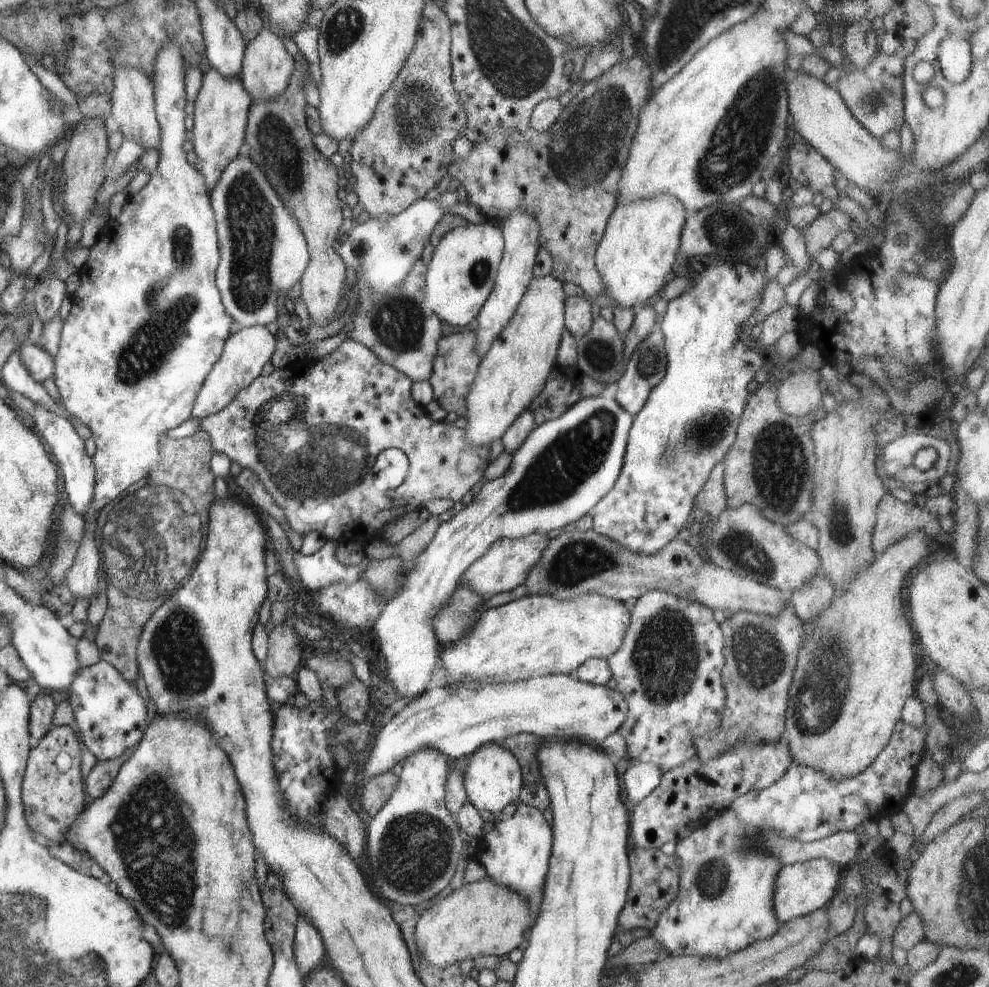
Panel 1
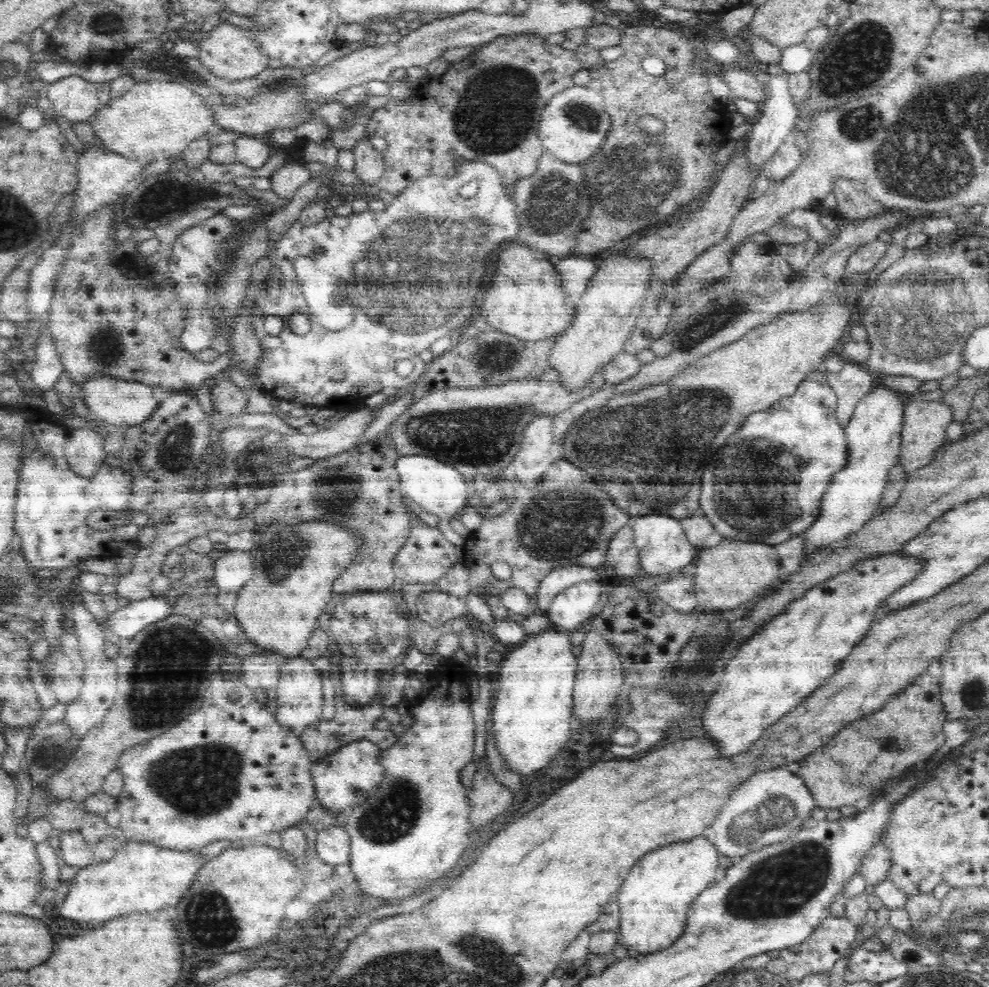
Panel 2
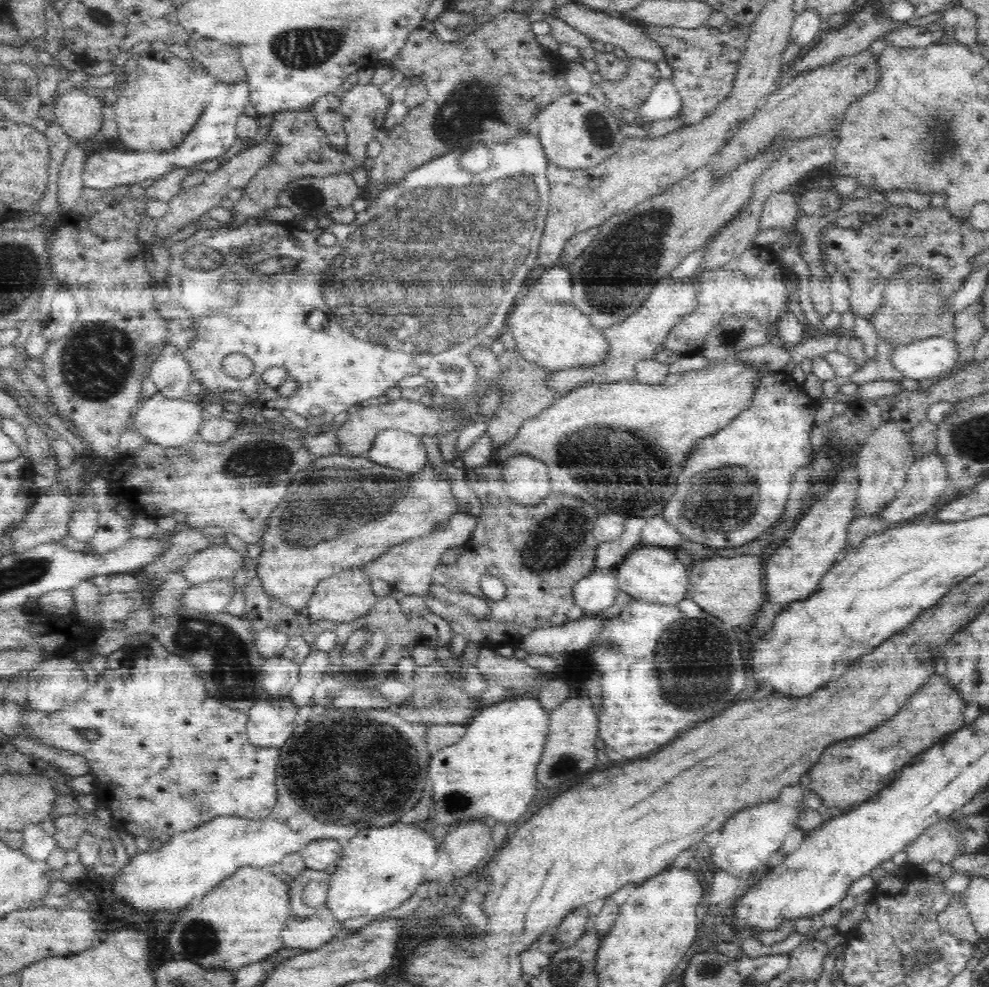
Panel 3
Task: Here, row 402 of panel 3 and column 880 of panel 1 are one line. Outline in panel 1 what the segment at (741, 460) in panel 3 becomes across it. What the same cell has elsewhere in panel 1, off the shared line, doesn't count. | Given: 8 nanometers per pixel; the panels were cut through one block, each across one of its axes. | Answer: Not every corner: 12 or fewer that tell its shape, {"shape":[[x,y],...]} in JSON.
{"shape":[[927,723],[864,772],[793,763],[677,843],[651,931],[720,960],[774,936],[781,866],[760,832],[813,842],[904,811]]}

